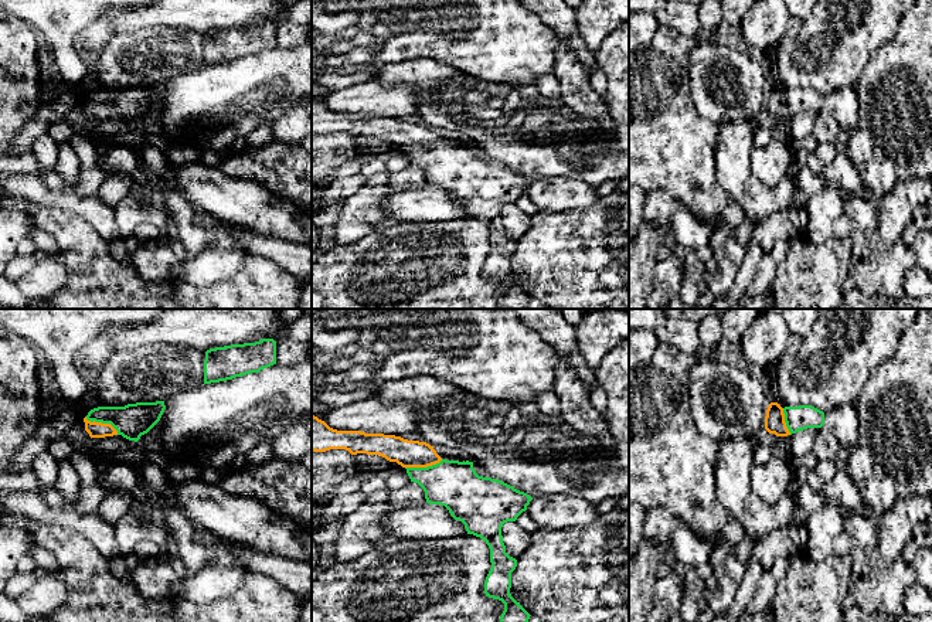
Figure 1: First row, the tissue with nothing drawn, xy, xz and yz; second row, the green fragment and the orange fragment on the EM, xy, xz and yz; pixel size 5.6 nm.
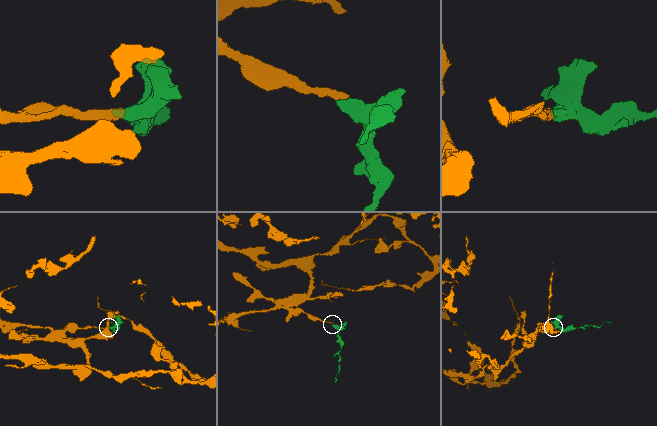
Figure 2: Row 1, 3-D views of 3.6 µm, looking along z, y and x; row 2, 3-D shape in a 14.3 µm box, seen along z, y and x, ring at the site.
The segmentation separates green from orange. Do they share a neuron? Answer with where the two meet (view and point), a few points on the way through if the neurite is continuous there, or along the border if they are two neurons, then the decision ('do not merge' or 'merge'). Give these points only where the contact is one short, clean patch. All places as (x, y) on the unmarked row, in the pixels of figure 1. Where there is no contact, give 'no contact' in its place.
meets green in xz at (424, 150); runs through xz (455, 167), (444, 165), (424, 150), (408, 136); merge

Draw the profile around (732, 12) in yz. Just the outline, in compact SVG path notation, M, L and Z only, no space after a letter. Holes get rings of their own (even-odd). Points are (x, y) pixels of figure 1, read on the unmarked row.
M722 0L721 16L727 31L737 31L742 17L754 7L755 0Z

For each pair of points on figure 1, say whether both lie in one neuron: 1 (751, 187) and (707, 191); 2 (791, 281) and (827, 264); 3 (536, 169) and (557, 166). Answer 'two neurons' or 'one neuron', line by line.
1: two neurons
2: one neuron
3: one neuron

